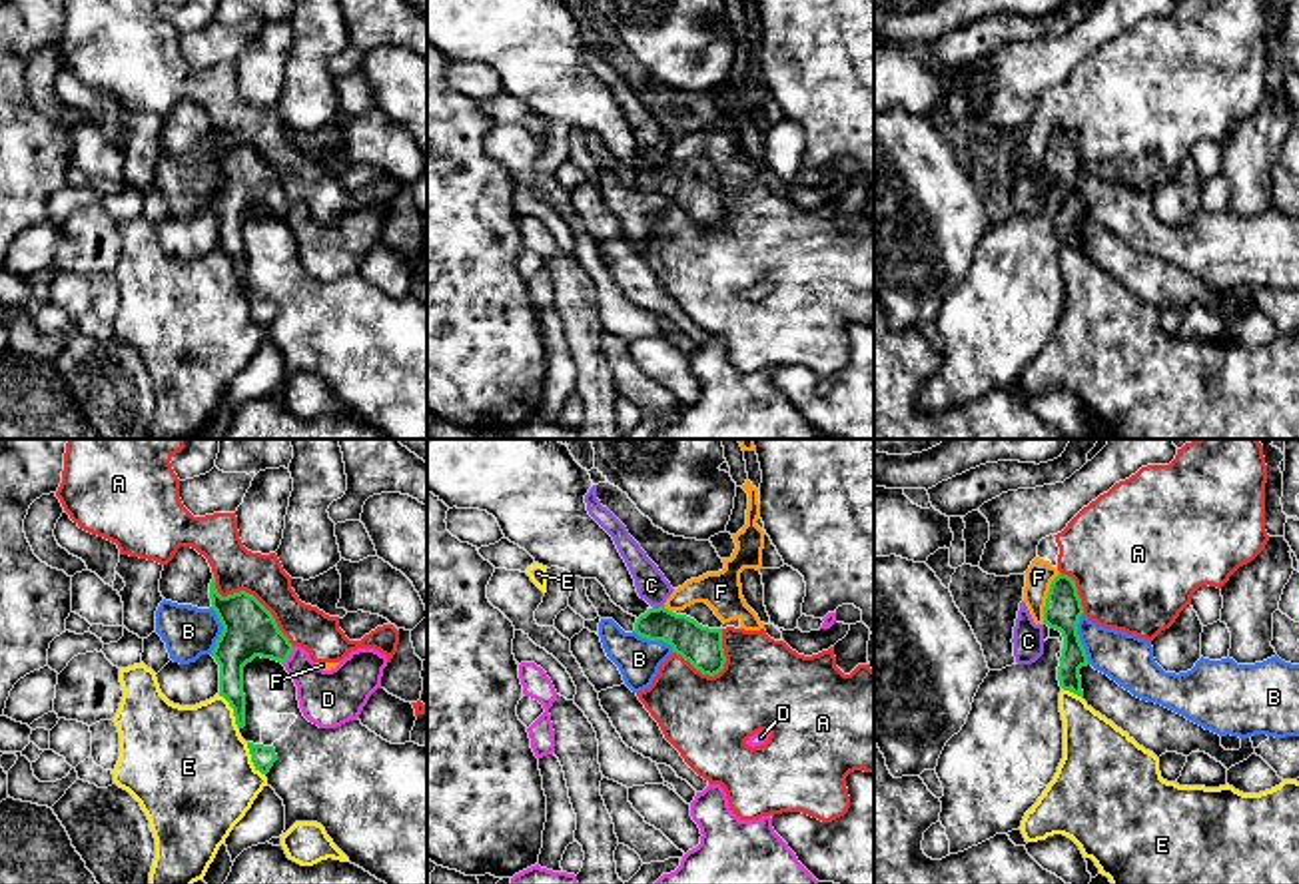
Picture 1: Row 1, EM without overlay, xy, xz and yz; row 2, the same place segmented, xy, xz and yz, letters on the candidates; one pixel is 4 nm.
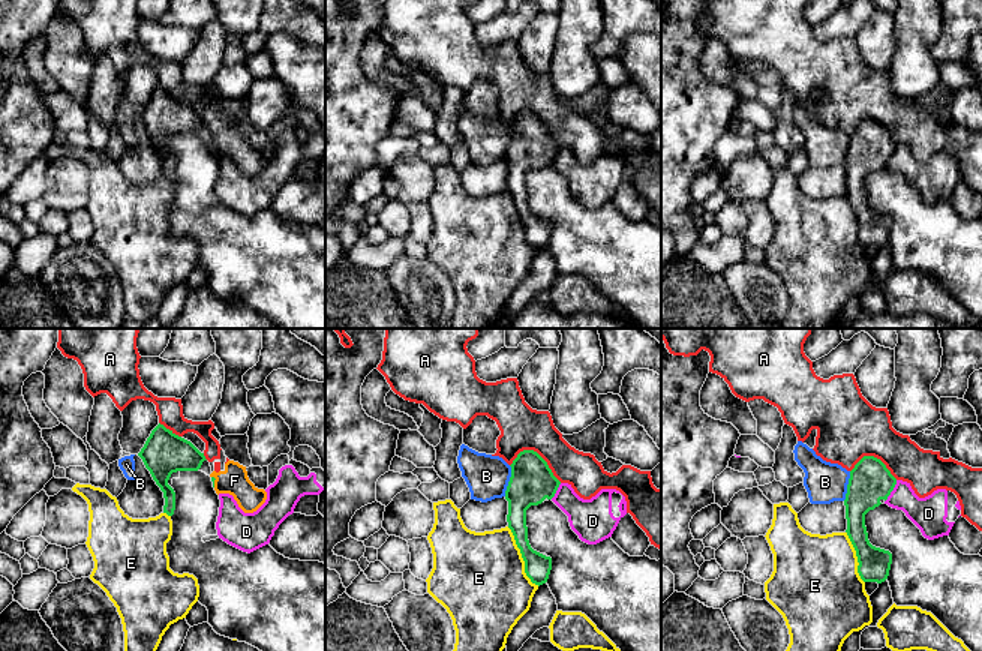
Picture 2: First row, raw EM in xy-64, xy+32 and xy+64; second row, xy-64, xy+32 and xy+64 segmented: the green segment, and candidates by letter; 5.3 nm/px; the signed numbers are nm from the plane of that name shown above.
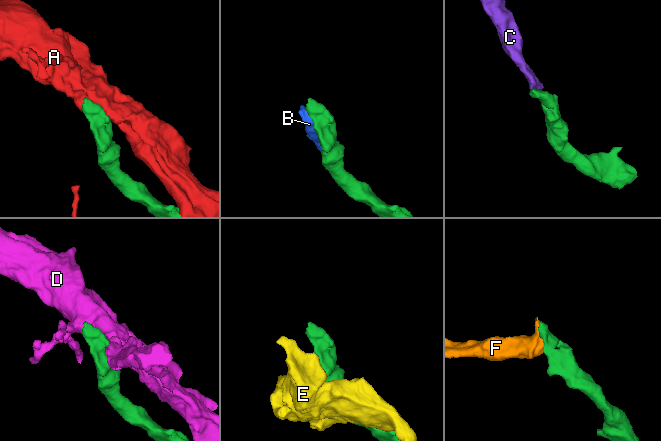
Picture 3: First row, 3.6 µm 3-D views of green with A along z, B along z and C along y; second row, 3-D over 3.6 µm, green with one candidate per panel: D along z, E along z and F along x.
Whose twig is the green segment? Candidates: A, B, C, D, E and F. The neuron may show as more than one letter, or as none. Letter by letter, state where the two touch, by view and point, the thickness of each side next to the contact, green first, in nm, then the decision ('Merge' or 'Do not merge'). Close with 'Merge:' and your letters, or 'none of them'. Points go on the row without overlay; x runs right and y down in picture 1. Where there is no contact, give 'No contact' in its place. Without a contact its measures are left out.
A: Touches green at xy (252, 148). Thickness 220 nm (green) against 180 nm. Do not merge
B: Touches green at yz (1078, 192). Thickness 150 nm (green) against 200 nm. Do not merge
C: Touches green at xz (659, 160). Thickness 160 nm (green) against 130 nm. Merge
D: Touches green at xy (288, 210). Thickness 220 nm (green) against 220 nm. Do not merge
E: Touches green at xy (234, 264). Thickness 160 nm (green) against 420 nm. Do not merge
F: Touches green at yz (1046, 152). Thickness 150 nm (green) against 110 nm. Do not merge
Merge: C

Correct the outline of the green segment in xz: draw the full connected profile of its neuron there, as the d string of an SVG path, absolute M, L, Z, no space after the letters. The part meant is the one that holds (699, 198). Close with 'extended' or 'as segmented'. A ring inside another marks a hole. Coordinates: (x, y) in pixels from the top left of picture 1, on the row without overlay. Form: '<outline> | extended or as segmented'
M597 38L585 48L589 68L613 90L625 112L641 152L650 162L635 176L635 186L649 194L662 194L672 200L702 227L714 229L724 221L722 182L708 182L686 168L676 168L664 160L672 148L670 136L647 110L627 80L597 52Z | extended

